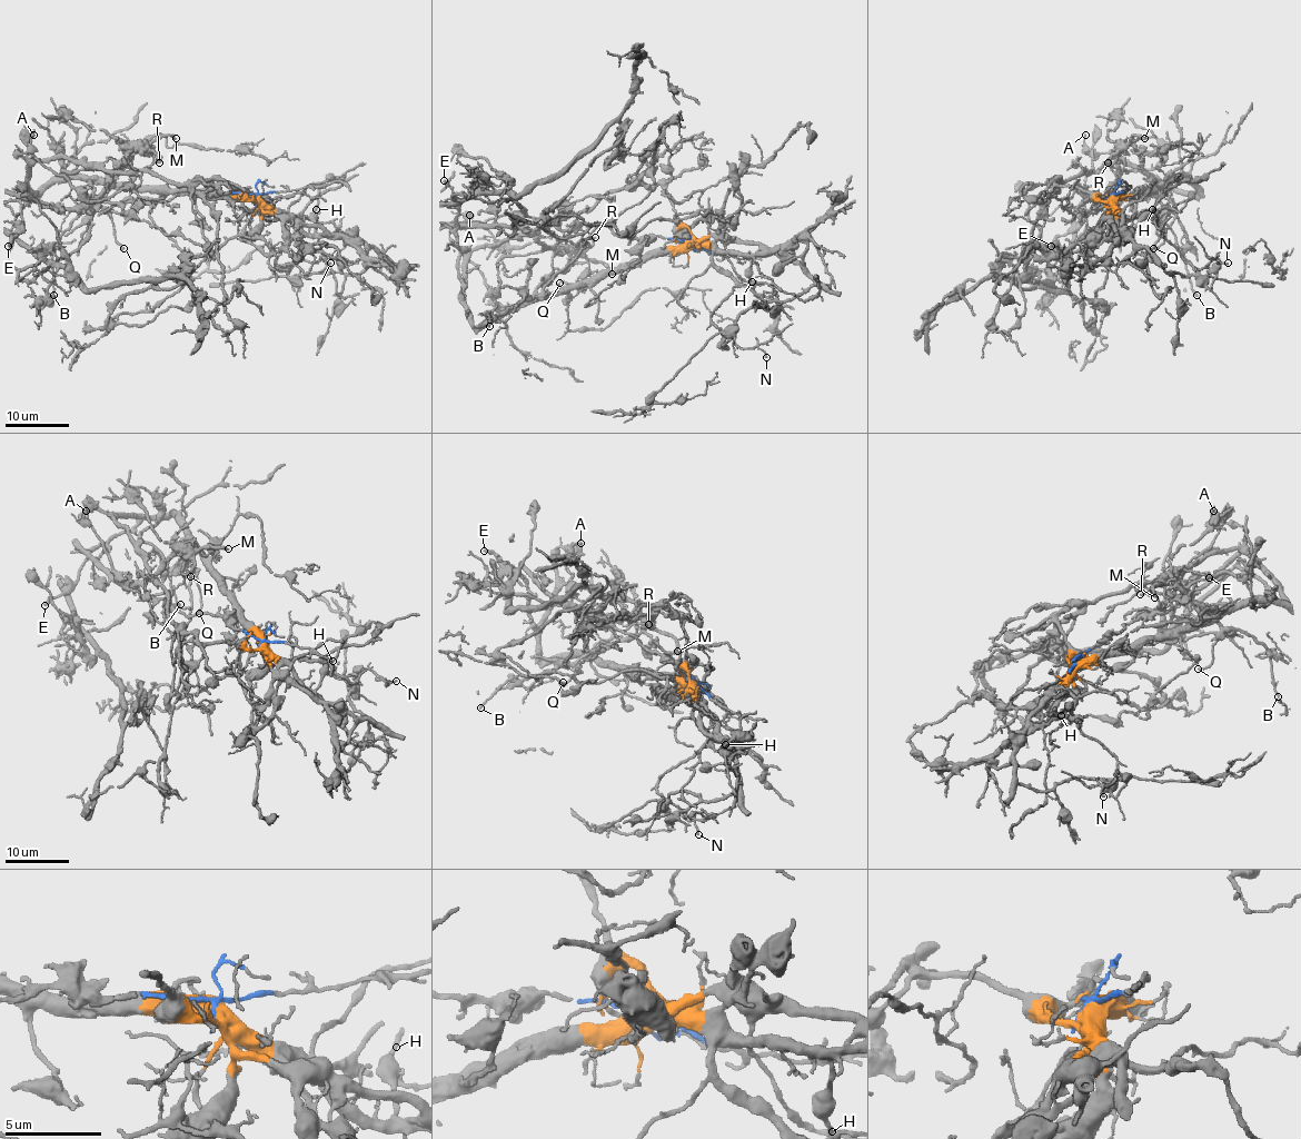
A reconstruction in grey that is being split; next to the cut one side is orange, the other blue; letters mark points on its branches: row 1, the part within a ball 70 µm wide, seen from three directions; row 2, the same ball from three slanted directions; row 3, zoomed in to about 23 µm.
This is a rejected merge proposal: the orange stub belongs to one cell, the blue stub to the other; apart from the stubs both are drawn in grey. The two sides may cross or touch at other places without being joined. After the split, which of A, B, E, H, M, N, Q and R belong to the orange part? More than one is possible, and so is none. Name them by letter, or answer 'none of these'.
A, E, H, N

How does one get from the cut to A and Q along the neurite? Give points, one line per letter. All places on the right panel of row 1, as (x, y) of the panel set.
A: (1111, 196), (1099, 201), (1079, 187), (1055, 181), (1121, 159), (1085, 151), (1085, 134)
Q: (1111, 196), (1108, 190), (1095, 202), (1114, 185), (1118, 151), (1132, 145), (1163, 214), (1165, 239), (1154, 247)

